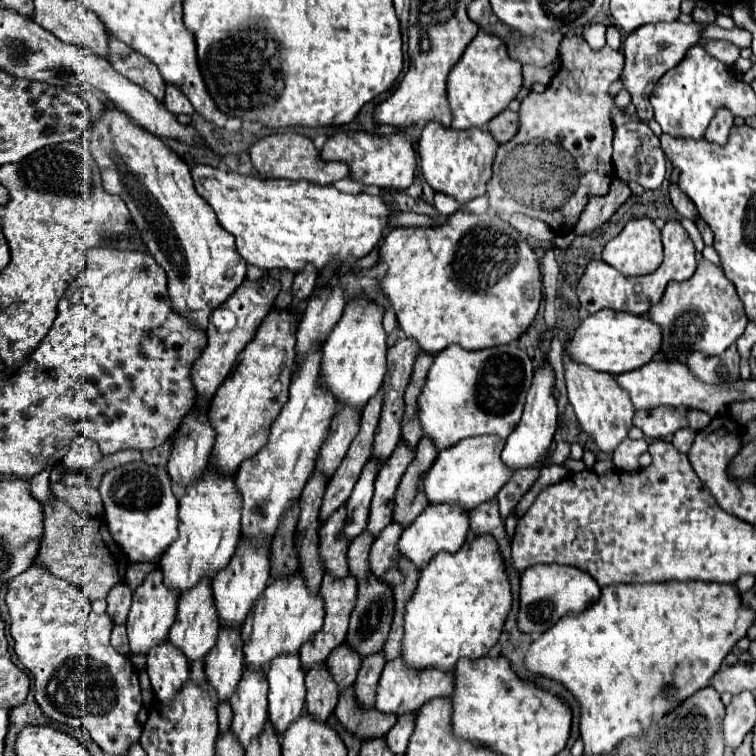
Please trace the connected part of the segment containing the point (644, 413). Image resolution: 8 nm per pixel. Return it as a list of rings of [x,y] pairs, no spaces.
[[[658,406],[648,410],[638,410],[634,414],[634,426],[638,426],[644,436],[656,440],[668,440],[674,436],[678,428],[688,426],[686,422],[686,408],[684,406]]]

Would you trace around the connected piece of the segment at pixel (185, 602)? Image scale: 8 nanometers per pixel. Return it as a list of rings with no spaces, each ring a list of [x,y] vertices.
[[[204,578],[188,592],[182,592],[180,602],[178,602],[176,620],[174,620],[174,626],[170,628],[168,640],[174,646],[178,646],[190,662],[194,662],[194,660],[202,660],[210,652],[210,648],[214,646],[214,642],[218,638],[218,630],[220,630],[220,620],[218,620],[218,612],[214,608],[214,600],[212,600],[210,580]]]

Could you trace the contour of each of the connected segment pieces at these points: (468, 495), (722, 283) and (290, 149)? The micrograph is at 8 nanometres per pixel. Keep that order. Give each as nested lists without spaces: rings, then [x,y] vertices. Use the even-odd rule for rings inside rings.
[[[474,436],[442,450],[424,480],[428,500],[432,504],[462,504],[466,510],[470,510],[480,502],[494,498],[512,476],[512,470],[500,458],[502,448],[504,440],[500,436]]]
[[[700,260],[692,278],[684,282],[670,282],[666,292],[654,308],[648,312],[650,320],[662,326],[664,342],[662,354],[666,360],[686,362],[688,352],[700,350],[710,356],[722,354],[736,338],[744,332],[748,320],[744,314],[744,304],[736,294],[734,284],[726,280],[722,268],[708,260]]]
[[[282,132],[272,134],[258,140],[248,150],[250,160],[258,172],[264,172],[272,178],[288,178],[288,180],[312,180],[316,184],[334,184],[350,174],[350,168],[344,162],[326,162],[322,160],[320,152],[316,150],[314,142],[296,132]]]

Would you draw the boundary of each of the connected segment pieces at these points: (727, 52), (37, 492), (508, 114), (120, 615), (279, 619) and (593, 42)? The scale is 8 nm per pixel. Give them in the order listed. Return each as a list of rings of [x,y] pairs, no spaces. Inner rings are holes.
[[[718,40],[718,42],[704,42],[704,48],[710,56],[714,56],[716,60],[724,62],[726,66],[732,66],[738,58],[740,58],[740,48],[732,42],[726,40]]]
[[[47,467],[38,476],[34,476],[32,480],[30,480],[30,484],[32,484],[32,494],[34,494],[34,498],[38,500],[38,502],[50,502],[54,498],[54,494],[52,494],[52,490],[50,490],[50,474],[52,471],[52,467]]]
[[[504,110],[500,112],[498,116],[494,116],[486,128],[494,134],[494,138],[500,142],[500,144],[506,144],[514,138],[514,134],[518,132],[518,112],[512,112],[512,110]]]
[[[118,582],[106,596],[108,612],[112,612],[112,620],[116,624],[124,624],[128,618],[130,602],[132,602],[132,590],[126,582]]]
[[[300,574],[290,578],[274,578],[258,602],[254,602],[254,610],[248,612],[246,622],[242,624],[242,640],[244,640],[244,658],[250,668],[266,668],[272,658],[282,652],[298,652],[298,648],[322,628],[324,622],[324,600],[320,594],[310,594],[306,582]]]
[[[594,22],[594,24],[584,26],[584,40],[590,44],[590,48],[600,50],[606,44],[604,30],[606,30],[606,26],[602,22]]]

